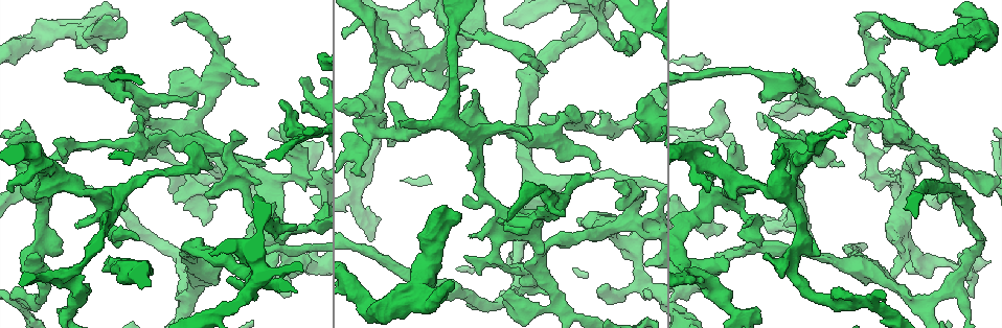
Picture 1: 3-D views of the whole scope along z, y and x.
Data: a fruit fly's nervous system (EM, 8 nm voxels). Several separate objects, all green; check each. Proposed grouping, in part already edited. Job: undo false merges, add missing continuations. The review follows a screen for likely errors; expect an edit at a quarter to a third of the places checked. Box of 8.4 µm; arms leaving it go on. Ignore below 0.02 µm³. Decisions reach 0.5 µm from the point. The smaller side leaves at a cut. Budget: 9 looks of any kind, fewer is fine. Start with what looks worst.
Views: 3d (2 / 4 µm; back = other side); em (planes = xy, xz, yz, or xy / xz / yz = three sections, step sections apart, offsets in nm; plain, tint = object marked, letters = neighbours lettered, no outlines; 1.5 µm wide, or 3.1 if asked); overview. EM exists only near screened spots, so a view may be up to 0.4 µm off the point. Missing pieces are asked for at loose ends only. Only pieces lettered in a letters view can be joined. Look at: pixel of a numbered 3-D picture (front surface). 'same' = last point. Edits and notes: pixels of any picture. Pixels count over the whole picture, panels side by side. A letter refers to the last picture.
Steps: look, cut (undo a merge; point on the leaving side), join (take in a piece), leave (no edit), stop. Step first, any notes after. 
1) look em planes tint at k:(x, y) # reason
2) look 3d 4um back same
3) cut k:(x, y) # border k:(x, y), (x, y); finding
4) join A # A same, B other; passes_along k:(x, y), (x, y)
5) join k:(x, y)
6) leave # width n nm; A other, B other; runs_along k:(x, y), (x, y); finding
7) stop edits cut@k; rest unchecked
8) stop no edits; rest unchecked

look em xz step 8 tint at 1:(285, 297) # an open end

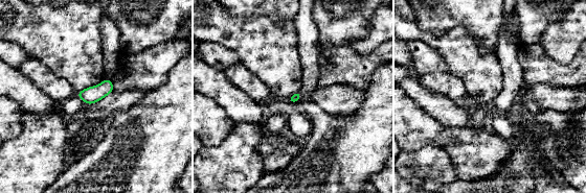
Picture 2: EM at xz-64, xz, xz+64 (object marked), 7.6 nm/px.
look em planes letters same # cut it another way

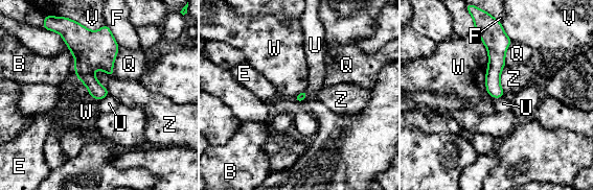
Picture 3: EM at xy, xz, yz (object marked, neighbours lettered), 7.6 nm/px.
leave # B other, E other, F other, Q other, U other, V other, W other, Z other; none of them fits

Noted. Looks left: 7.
look 3d 2um at 1:(363, 173) # branch stops here

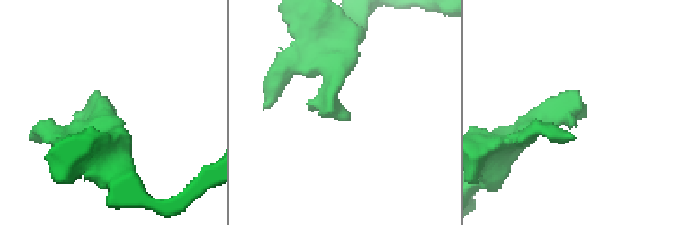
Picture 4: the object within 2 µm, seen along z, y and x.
look em planes letters at 4:(583, 117)

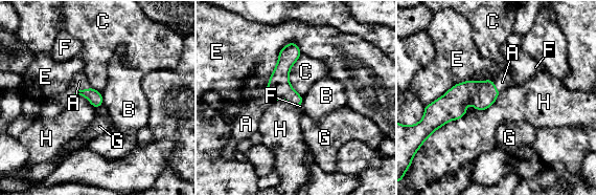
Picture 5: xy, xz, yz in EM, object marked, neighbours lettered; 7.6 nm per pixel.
join A # A same, B other, C other, E other, F other, G other, H other; passes_along 5:(95, 98), (82, 90), (79, 81); it goes on there

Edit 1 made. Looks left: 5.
look overview

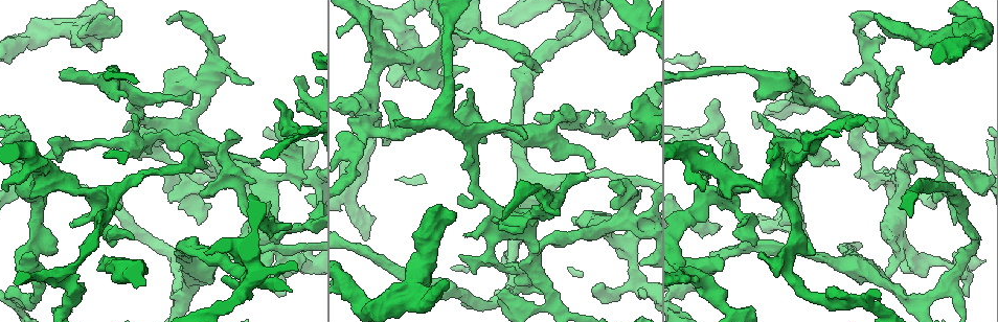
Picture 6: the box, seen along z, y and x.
look em planes tint at 6:(99, 11) # abrupt turn

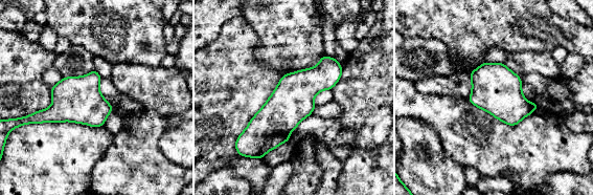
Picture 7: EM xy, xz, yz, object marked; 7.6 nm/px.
look em planes letters same # see the neighbours

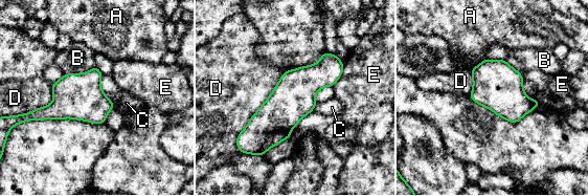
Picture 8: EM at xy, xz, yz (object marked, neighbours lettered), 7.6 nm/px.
leave # A other, B other, C other, D other, E other; border 8:(102, 75), (100, 88), (105, 92); all the same cell

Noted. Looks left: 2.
look em planes letters at 6:(454, 214) # free end

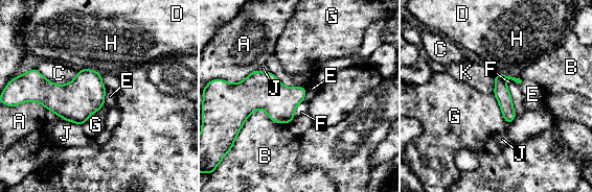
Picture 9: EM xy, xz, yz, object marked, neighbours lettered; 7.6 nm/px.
leave # A other, B other, C other, D other, E other, F other, G other, H other, J other, K other; none of them fits

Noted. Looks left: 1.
stop edits join@5; rest unchecked

